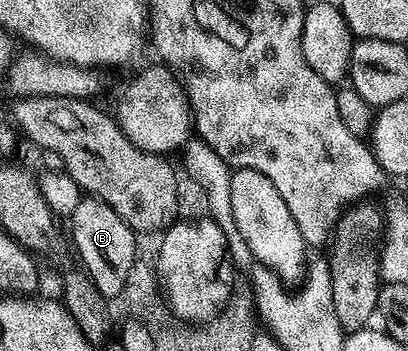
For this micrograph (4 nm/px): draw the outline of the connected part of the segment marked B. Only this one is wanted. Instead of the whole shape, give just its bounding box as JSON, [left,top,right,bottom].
[69,195,135,299]

